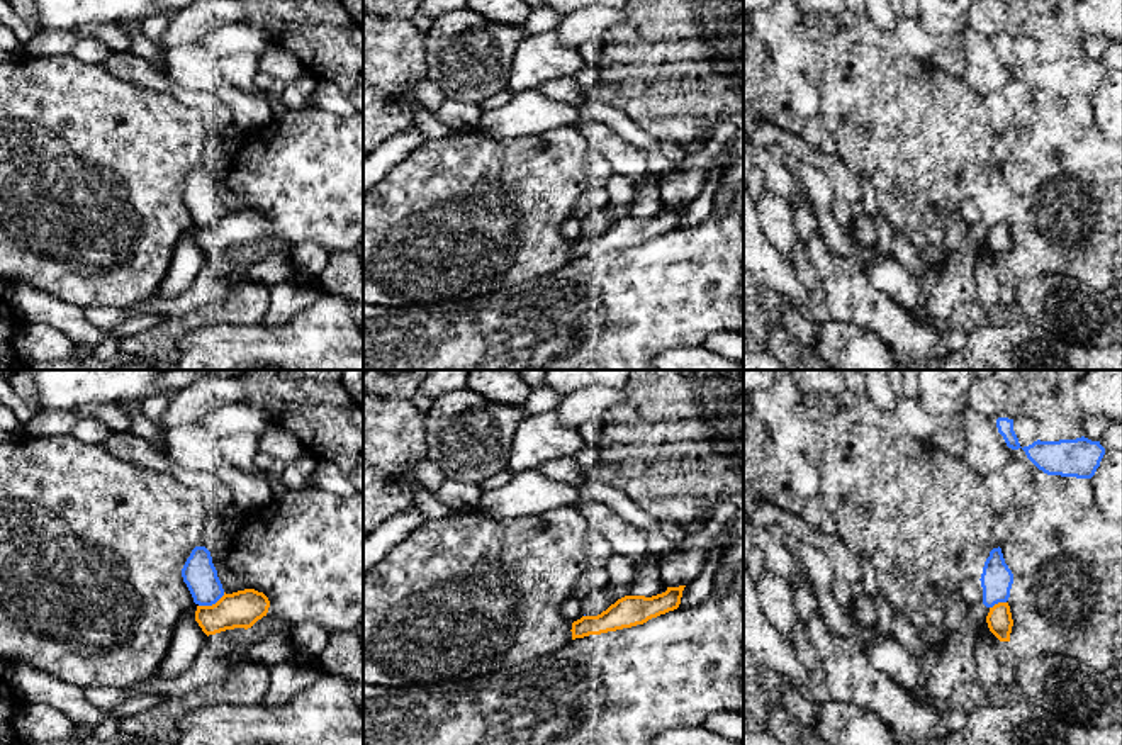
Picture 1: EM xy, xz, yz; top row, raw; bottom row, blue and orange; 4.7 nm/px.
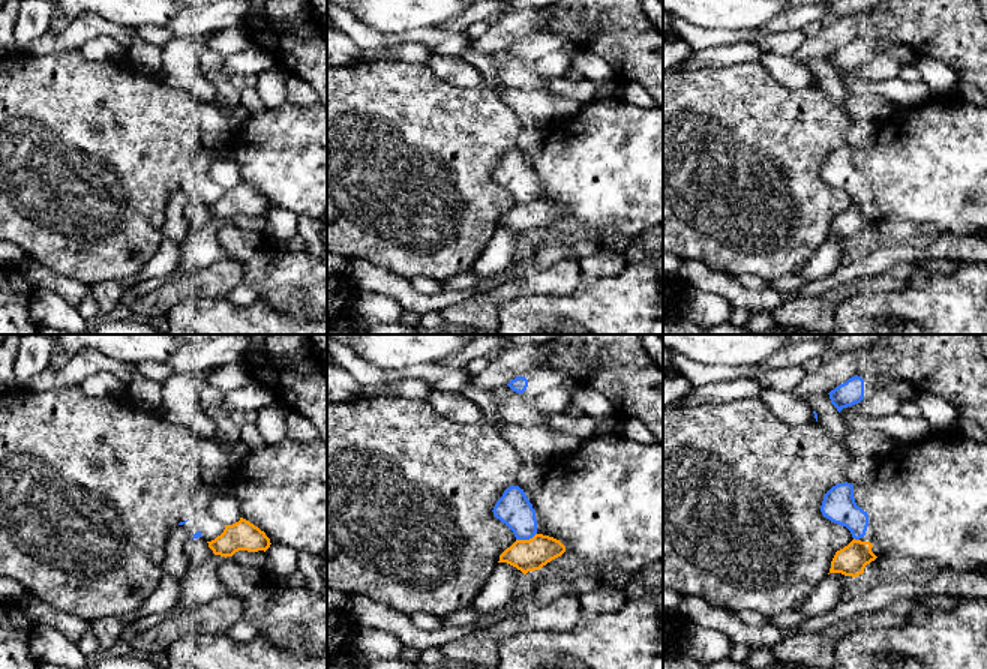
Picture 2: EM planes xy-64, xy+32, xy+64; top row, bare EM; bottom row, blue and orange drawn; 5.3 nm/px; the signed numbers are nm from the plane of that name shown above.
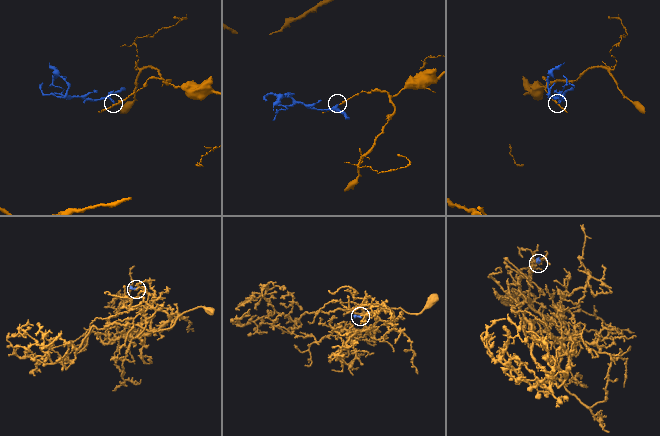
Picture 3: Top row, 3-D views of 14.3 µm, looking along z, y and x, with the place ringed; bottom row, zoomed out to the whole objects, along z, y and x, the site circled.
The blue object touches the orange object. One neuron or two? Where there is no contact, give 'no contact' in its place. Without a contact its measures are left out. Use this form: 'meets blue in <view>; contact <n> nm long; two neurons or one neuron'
meets blue in xy; contact 140 nm long; two neurons

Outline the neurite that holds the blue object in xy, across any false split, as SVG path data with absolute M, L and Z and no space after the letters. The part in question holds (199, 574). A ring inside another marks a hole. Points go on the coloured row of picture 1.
M205 546L192 550L182 569L182 577L199 606L212 606L224 596L210 552Z

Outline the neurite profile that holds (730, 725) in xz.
M716 713L710 716L703 726L718 735L723 735L725 738L743 742L743 716L738 713Z

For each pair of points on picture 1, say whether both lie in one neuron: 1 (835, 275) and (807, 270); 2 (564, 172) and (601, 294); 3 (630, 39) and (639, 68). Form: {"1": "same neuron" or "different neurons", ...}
{"1": "different neurons", "2": "different neurons", "3": "same neuron"}

